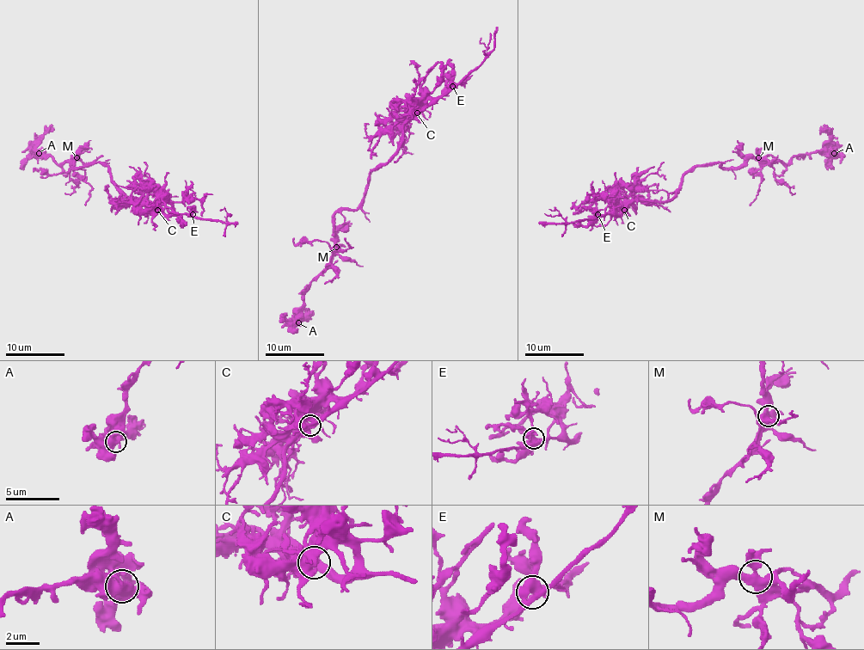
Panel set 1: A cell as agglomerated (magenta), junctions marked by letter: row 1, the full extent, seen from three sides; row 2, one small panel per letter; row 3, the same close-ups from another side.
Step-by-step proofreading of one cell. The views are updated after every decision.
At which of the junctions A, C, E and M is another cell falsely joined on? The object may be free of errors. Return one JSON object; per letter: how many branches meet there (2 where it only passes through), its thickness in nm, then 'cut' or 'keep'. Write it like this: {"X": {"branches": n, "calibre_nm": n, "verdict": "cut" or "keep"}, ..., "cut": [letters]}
{"A": {"branches": 3, "calibre_nm": 480, "verdict": "keep"}, "C": {"branches": 3, "calibre_nm": 420, "verdict": "keep"}, "E": {"branches": 3, "calibre_nm": 480, "verdict": "keep"}, "M": {"branches": 3, "calibre_nm": 440, "verdict": "keep"}, "cut": []}

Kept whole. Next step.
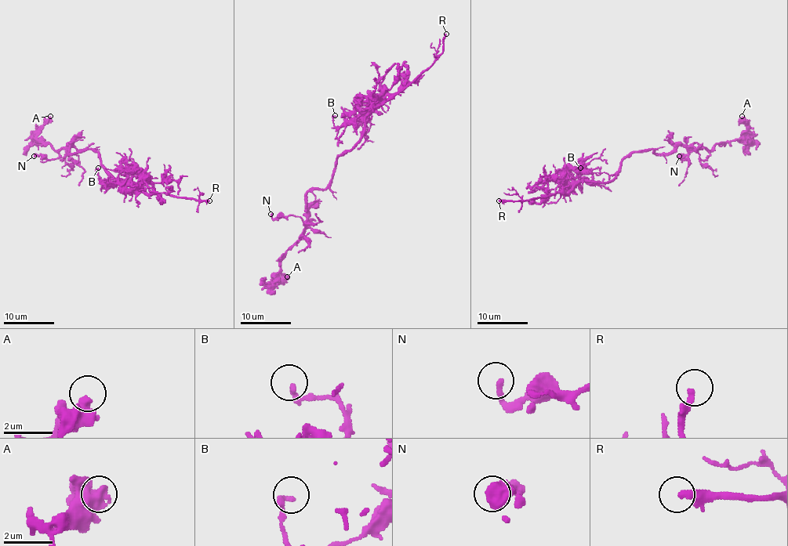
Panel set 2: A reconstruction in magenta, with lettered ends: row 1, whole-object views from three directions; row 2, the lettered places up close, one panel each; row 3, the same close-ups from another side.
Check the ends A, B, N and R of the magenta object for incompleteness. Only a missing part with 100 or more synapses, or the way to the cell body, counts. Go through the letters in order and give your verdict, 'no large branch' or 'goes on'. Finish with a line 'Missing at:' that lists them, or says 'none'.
A: no large branch
B: no large branch
N: no large branch
R: goes on
Missing at: R

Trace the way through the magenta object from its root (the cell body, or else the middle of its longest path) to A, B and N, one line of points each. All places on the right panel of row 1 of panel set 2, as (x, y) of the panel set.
A: (623, 160), (652, 149), (659, 153), (671, 153), (679, 146), (712, 150), (741, 136), (746, 130), (742, 116)
B: (623, 160), (621, 170), (607, 182), (579, 182), (592, 178), (592, 174), (580, 168)
N: (623, 160), (633, 153), (653, 149), (671, 153), (685, 147), (688, 153), (679, 156)

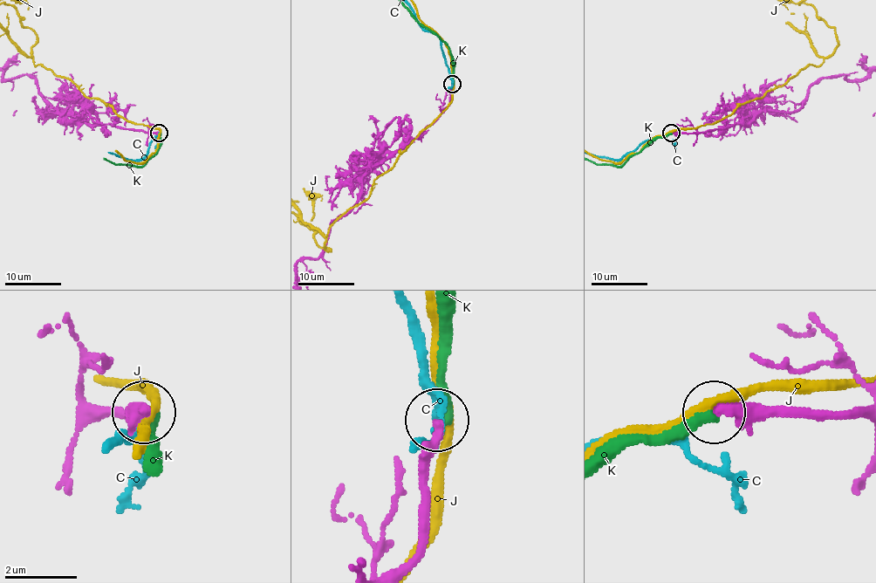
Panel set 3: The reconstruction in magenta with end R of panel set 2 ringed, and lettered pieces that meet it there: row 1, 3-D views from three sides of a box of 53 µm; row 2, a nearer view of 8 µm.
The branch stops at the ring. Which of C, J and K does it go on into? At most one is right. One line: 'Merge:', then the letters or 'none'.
Merge: C

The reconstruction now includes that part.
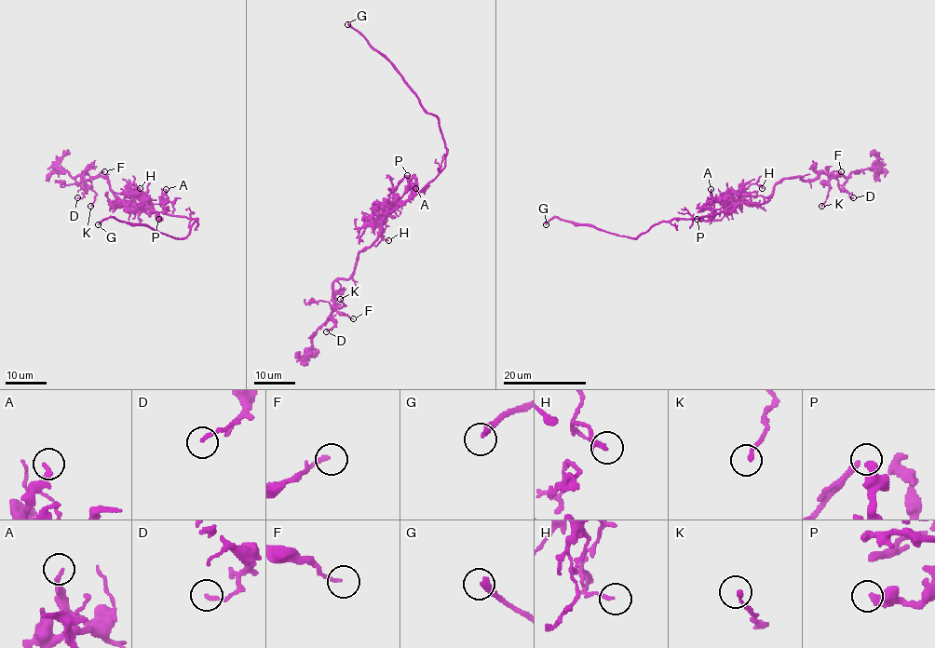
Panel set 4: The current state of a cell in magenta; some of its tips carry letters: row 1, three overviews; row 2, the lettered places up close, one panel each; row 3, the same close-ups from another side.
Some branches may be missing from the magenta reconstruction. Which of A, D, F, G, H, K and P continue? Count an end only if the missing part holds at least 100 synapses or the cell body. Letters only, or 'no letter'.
G

